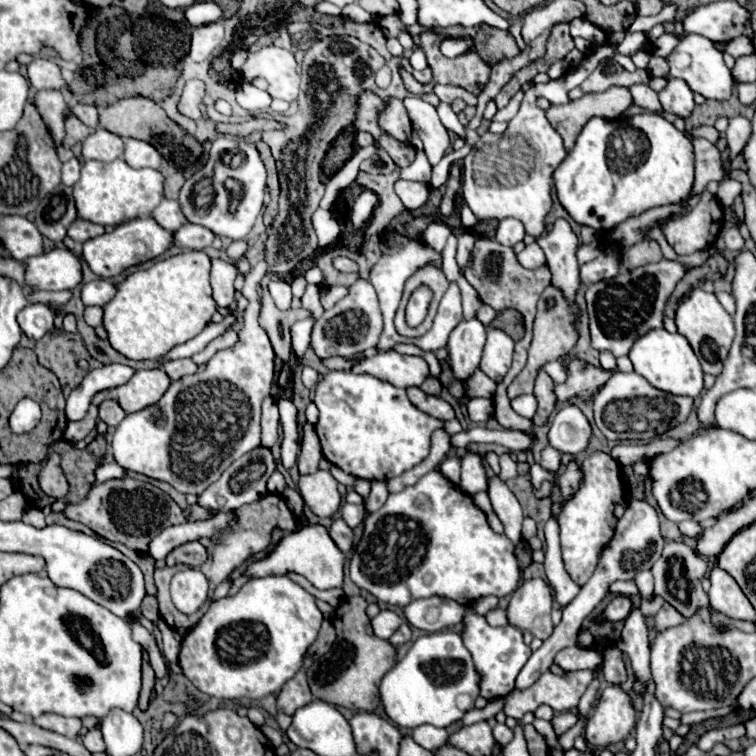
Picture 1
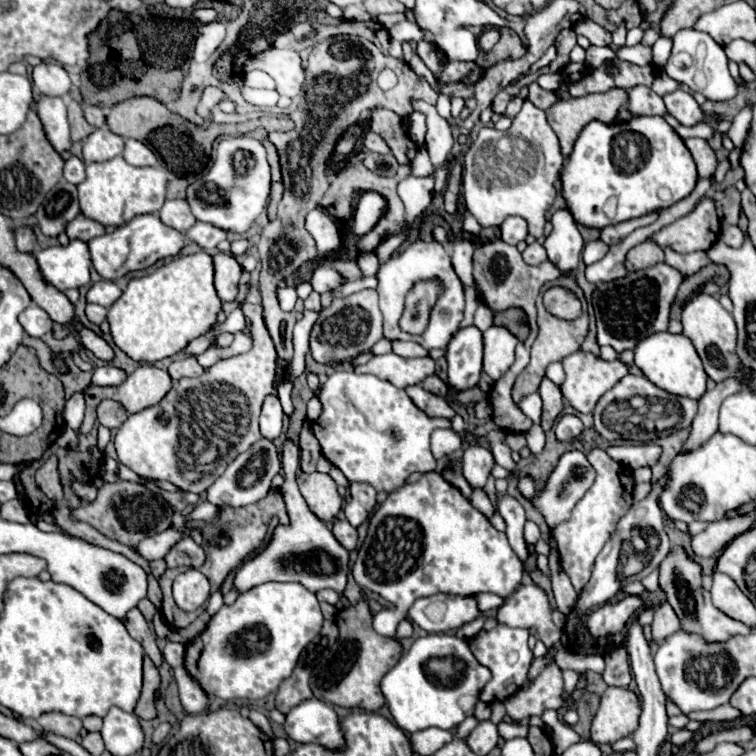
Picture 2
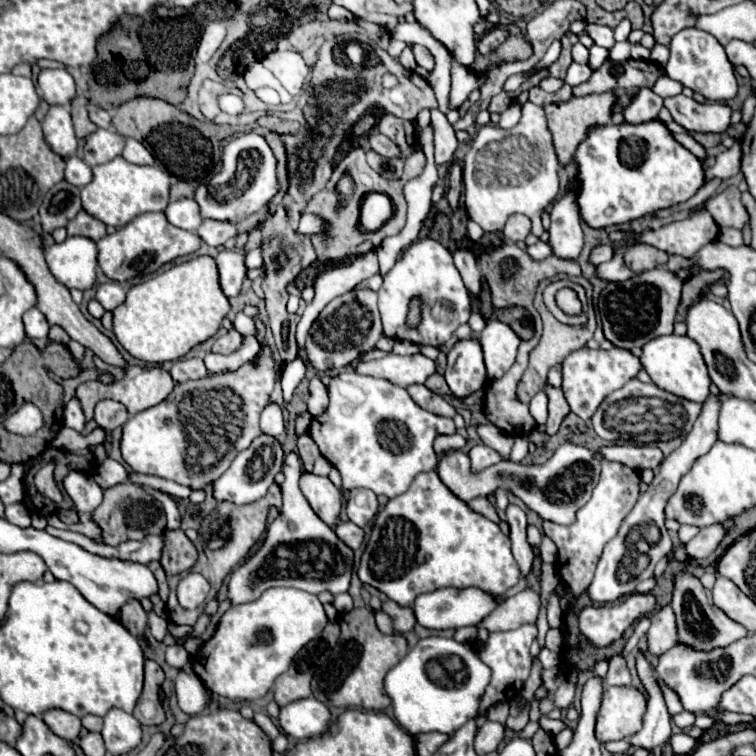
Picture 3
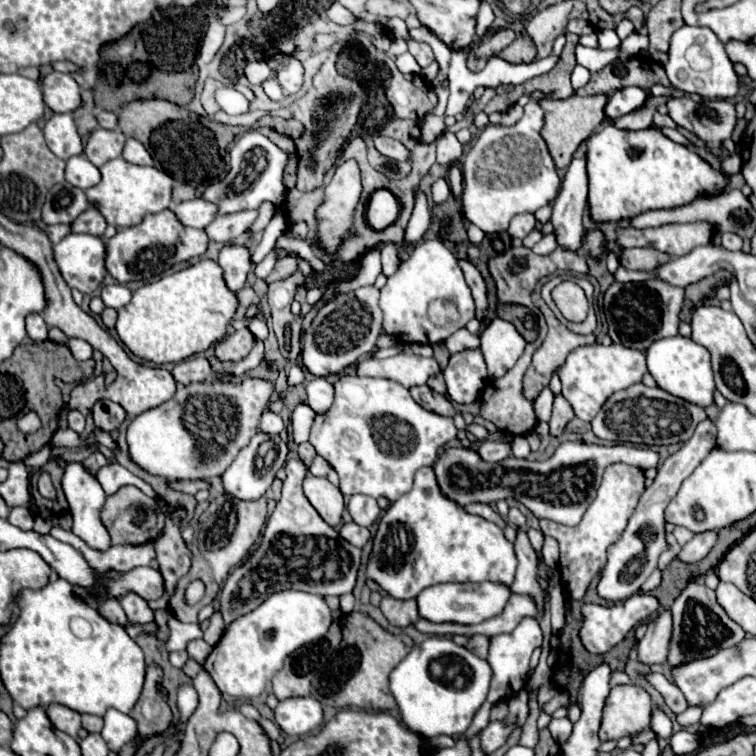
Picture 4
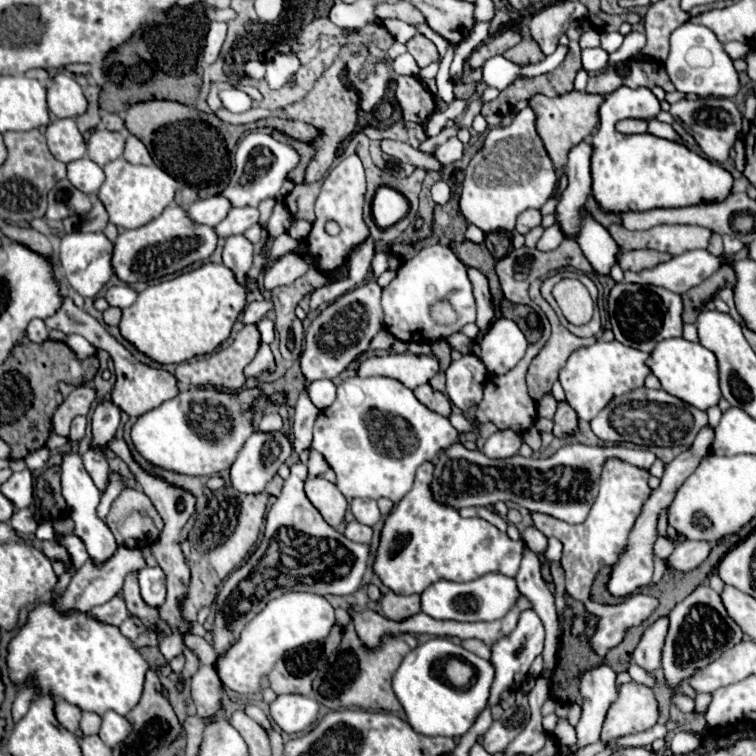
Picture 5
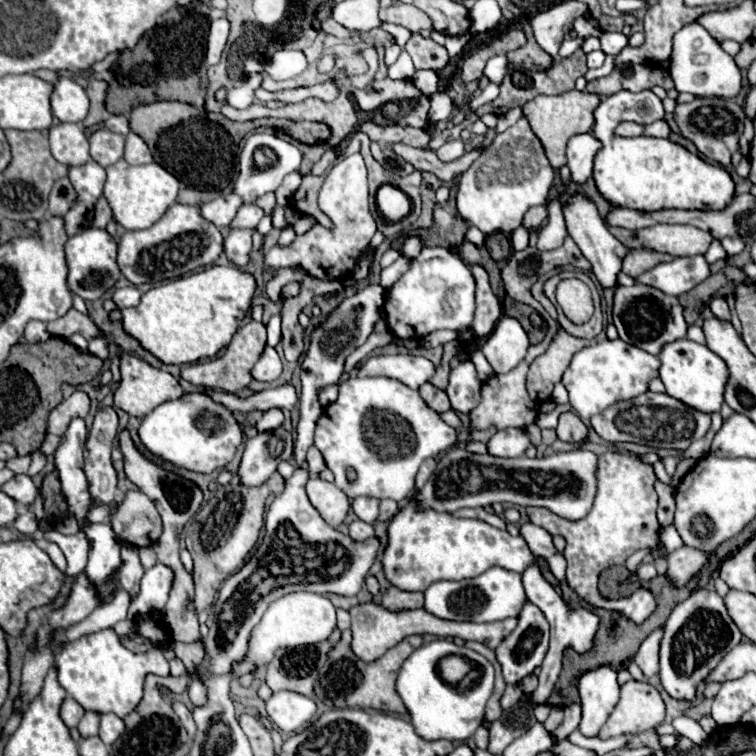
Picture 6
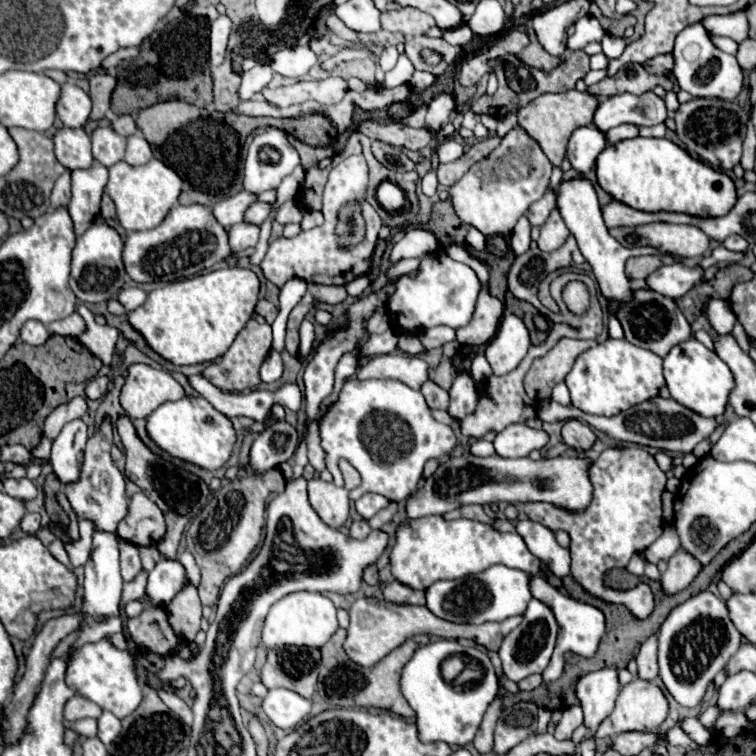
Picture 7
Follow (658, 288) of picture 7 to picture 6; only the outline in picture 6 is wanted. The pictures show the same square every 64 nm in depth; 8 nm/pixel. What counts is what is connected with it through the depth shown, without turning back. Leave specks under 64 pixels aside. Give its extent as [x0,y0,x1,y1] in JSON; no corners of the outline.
[638,256,709,296]

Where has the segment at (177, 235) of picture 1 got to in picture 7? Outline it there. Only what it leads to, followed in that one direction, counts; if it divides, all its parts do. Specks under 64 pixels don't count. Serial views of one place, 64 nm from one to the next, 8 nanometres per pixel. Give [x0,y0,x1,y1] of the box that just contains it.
[244,202,274,224]

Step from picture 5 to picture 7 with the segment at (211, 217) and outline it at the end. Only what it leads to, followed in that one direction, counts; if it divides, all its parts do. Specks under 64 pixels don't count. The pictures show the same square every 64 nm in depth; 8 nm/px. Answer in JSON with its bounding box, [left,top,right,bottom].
[212,192,258,228]

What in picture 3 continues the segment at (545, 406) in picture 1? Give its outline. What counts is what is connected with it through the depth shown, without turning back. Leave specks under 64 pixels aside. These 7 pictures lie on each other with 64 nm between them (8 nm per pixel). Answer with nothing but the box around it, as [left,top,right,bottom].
[546,386,570,436]

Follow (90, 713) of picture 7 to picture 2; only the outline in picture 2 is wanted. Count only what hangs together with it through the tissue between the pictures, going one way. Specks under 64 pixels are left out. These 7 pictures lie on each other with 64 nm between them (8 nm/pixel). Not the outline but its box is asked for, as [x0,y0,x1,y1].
[38,712,82,738]

